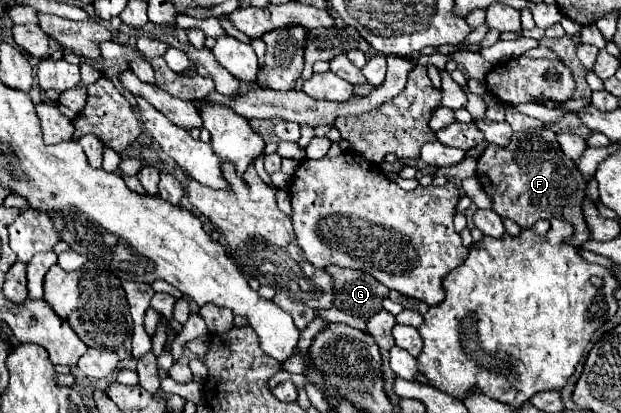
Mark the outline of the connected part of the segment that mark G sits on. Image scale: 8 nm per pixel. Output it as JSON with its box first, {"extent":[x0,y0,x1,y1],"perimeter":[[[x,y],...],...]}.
{"extent":[326,266,388,318],"perimeter":[[[328,266],[326,272],[334,282],[334,306],[338,310],[358,318],[370,318],[382,310],[382,300],[388,296],[388,288],[372,274],[338,266]]]}

